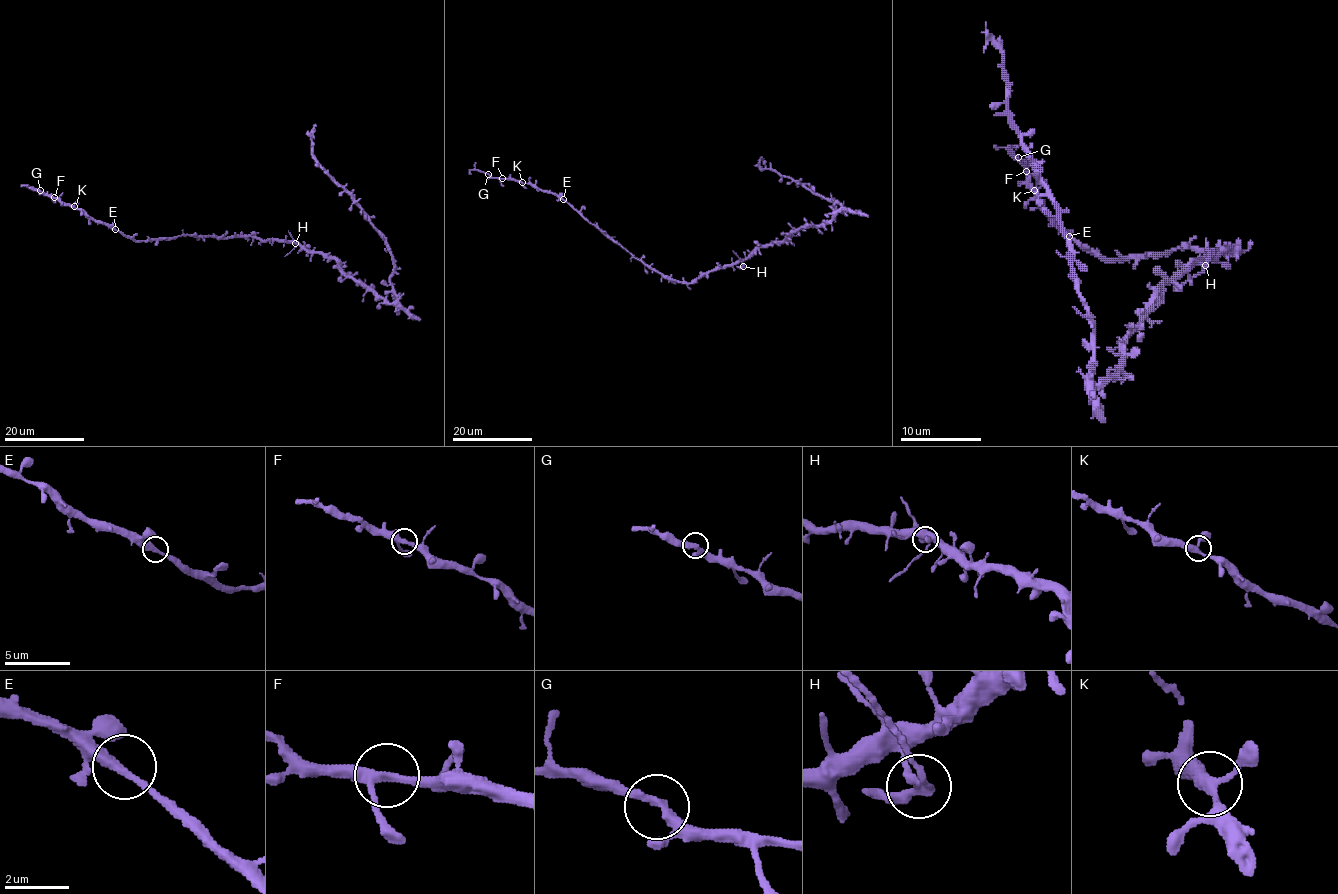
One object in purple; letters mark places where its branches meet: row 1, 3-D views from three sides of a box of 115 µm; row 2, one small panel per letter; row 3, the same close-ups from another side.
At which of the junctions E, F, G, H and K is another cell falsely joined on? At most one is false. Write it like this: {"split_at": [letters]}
{"split_at": ["H"]}

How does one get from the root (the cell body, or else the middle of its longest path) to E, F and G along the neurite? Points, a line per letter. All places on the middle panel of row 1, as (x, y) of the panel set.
E: (751, 256), (703, 272), (690, 282), (669, 280), (614, 243), (563, 199)
F: (751, 256), (703, 272), (690, 282), (669, 280), (635, 259), (556, 195), (527, 183), (502, 178)
G: (751, 256), (703, 272), (690, 282), (669, 280), (635, 259), (556, 195), (527, 183), (492, 178), (488, 174)

